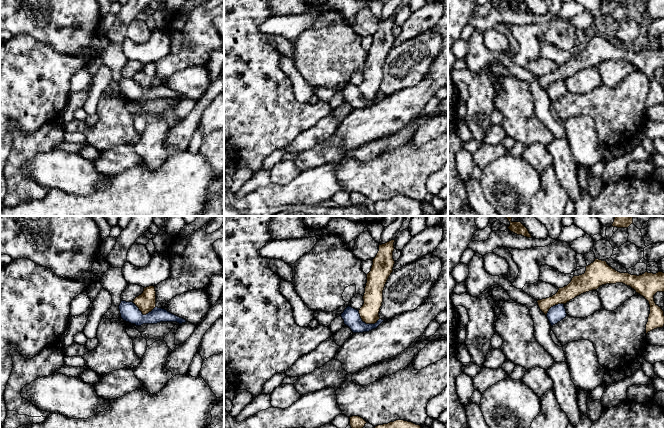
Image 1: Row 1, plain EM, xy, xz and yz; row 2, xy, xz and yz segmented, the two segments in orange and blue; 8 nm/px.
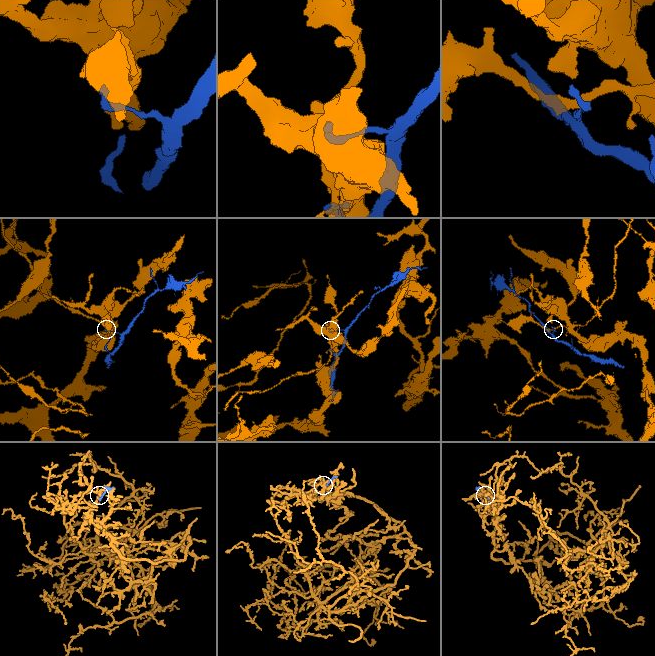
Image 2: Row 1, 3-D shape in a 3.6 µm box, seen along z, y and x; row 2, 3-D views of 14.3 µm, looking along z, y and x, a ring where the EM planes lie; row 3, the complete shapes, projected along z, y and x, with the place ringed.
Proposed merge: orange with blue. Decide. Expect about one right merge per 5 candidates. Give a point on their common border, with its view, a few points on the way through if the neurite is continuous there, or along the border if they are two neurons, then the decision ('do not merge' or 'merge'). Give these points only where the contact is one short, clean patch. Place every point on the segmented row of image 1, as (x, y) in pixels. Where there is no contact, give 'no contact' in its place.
contact xz (366, 323); border xz (358, 311), (361, 319), (366, 323), (375, 323), (379, 319); do not merge

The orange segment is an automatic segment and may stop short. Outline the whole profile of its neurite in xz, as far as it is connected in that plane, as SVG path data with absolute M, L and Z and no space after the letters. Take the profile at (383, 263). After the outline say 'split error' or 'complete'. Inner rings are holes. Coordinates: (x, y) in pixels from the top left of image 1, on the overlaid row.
M391 240L379 245L379 251L372 260L371 271L367 274L367 283L363 296L364 304L359 310L360 317L366 324L375 324L380 319L379 312L383 302L385 284L393 272L394 242Z; complete

